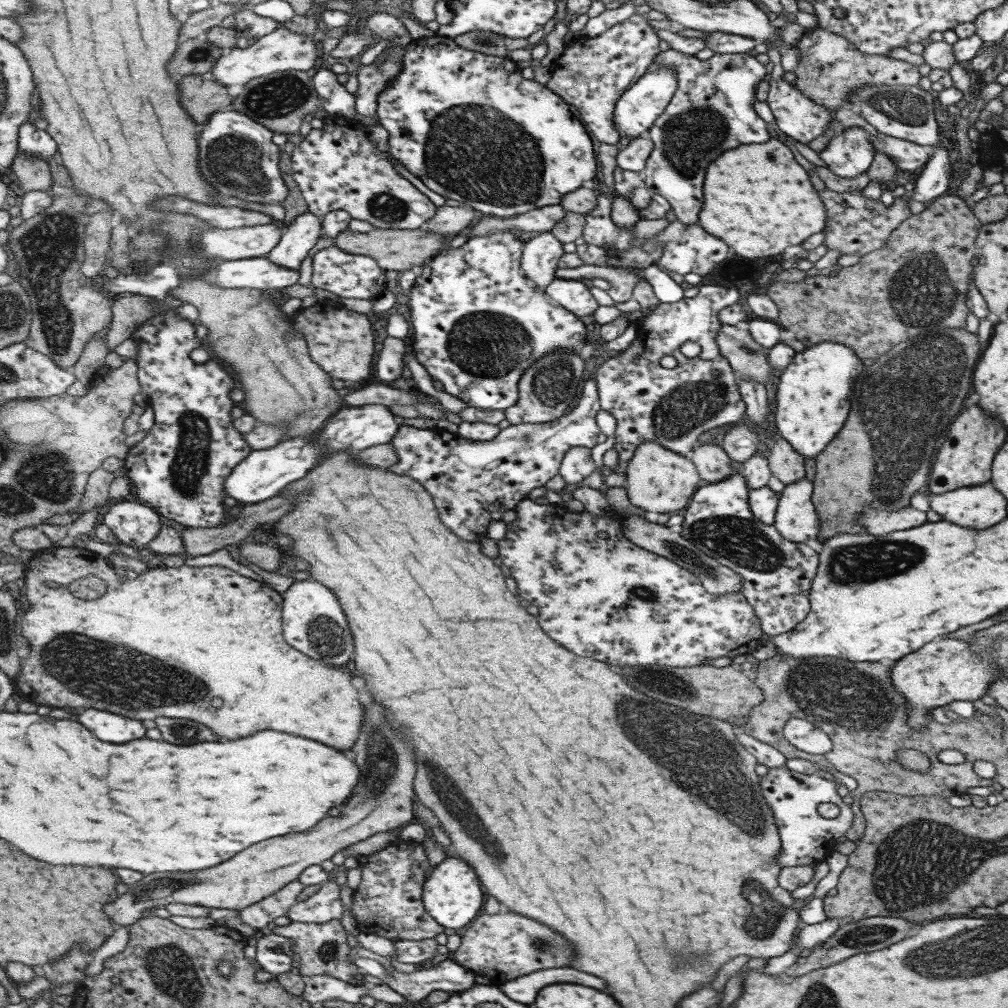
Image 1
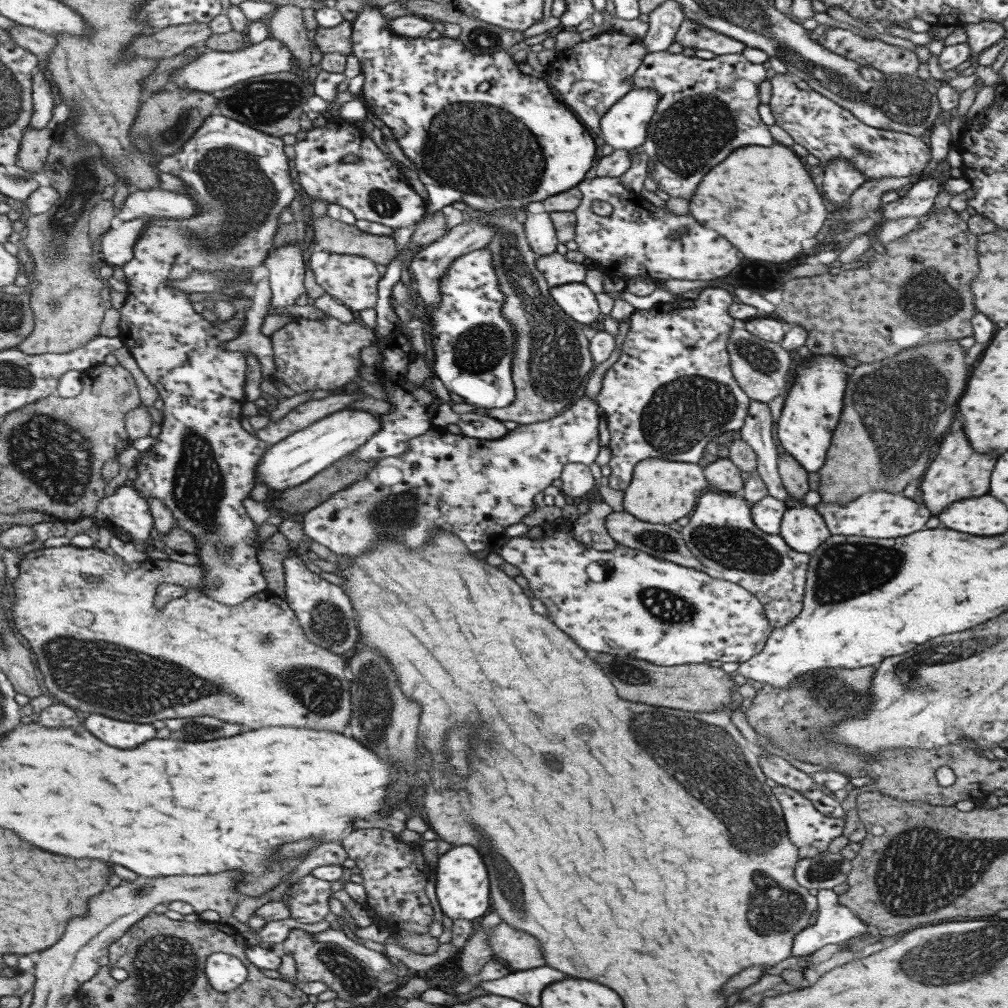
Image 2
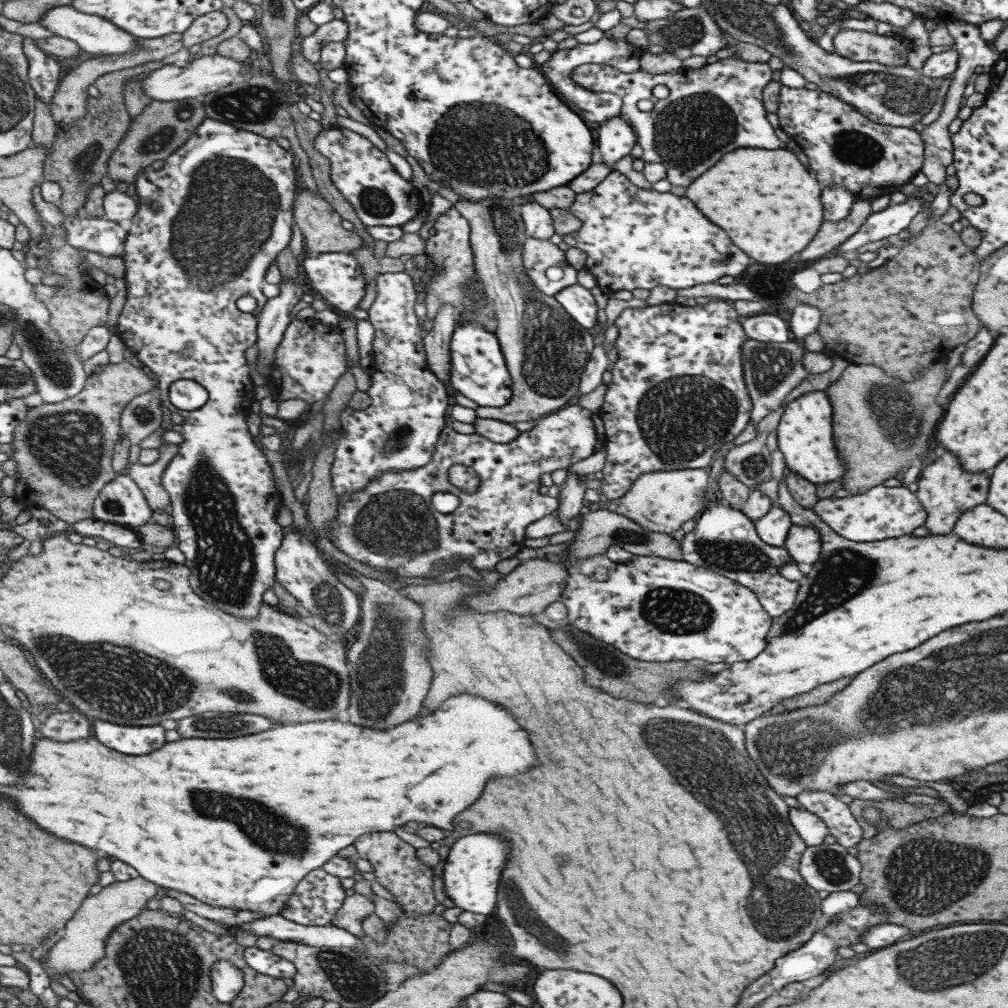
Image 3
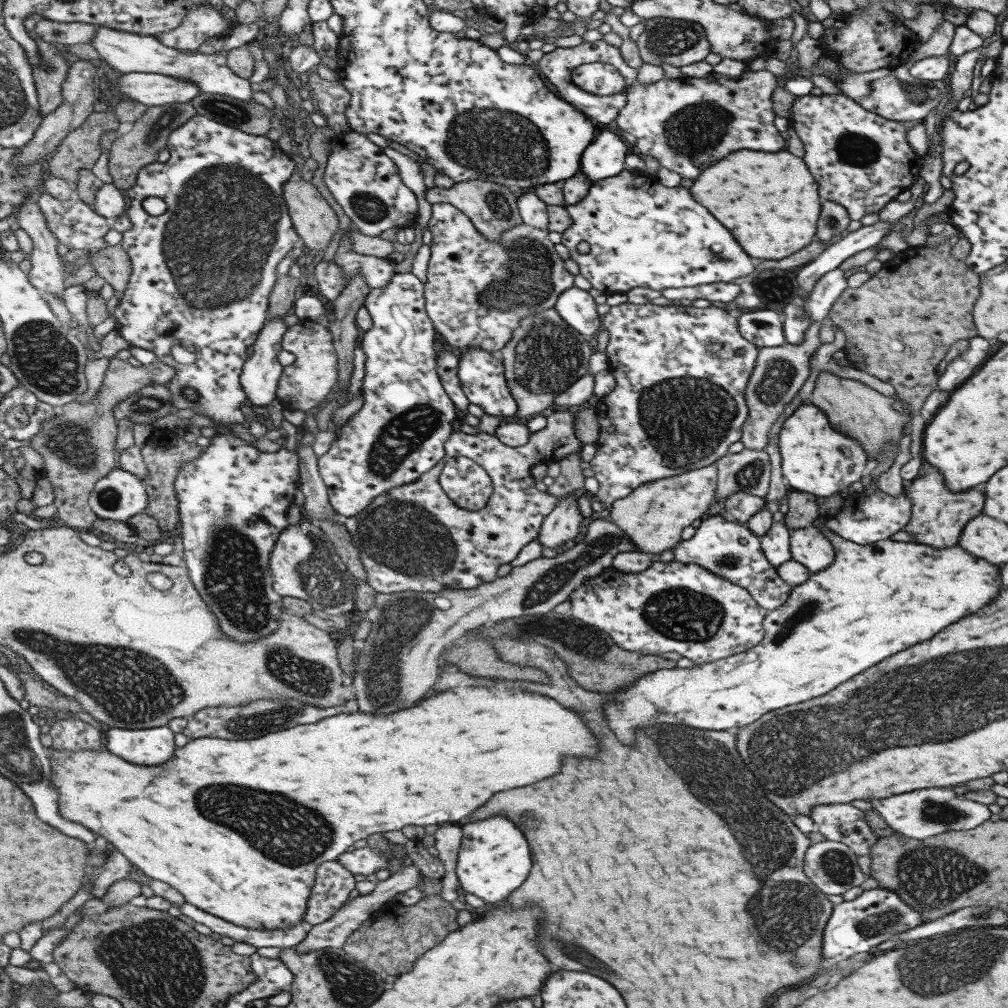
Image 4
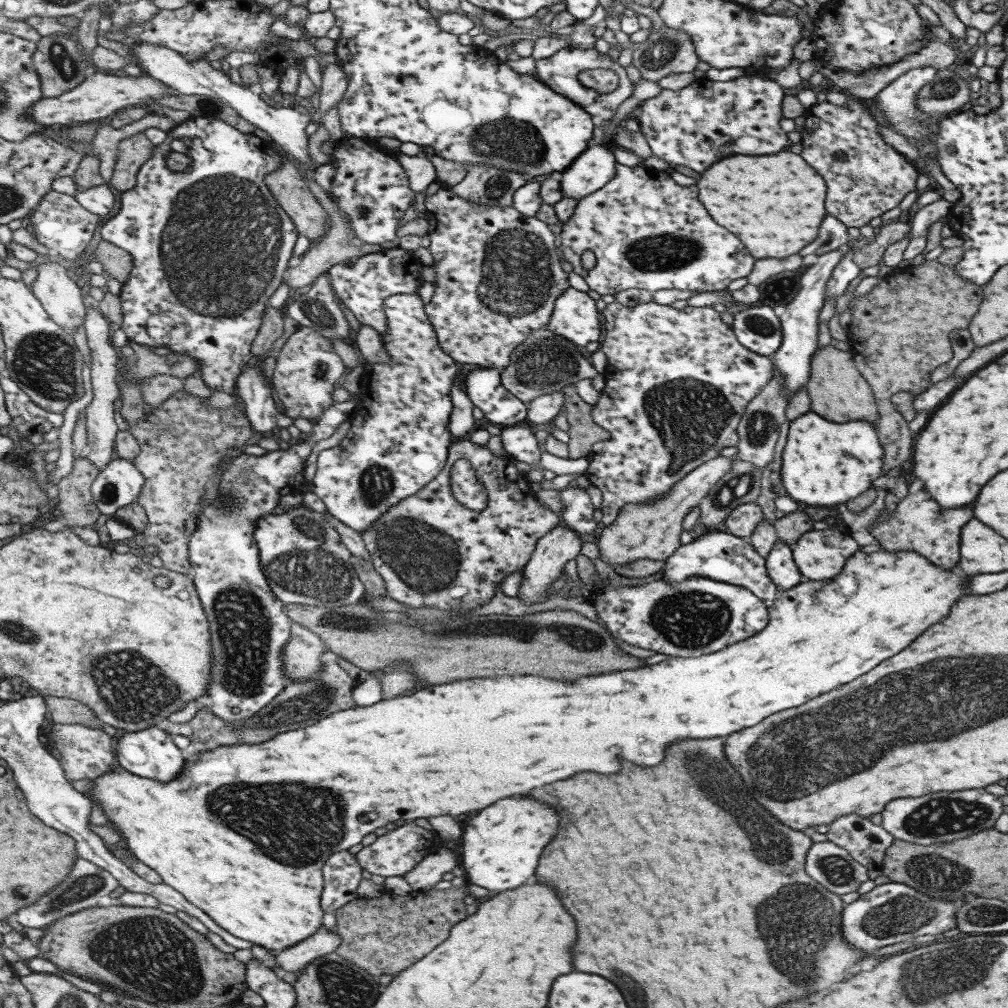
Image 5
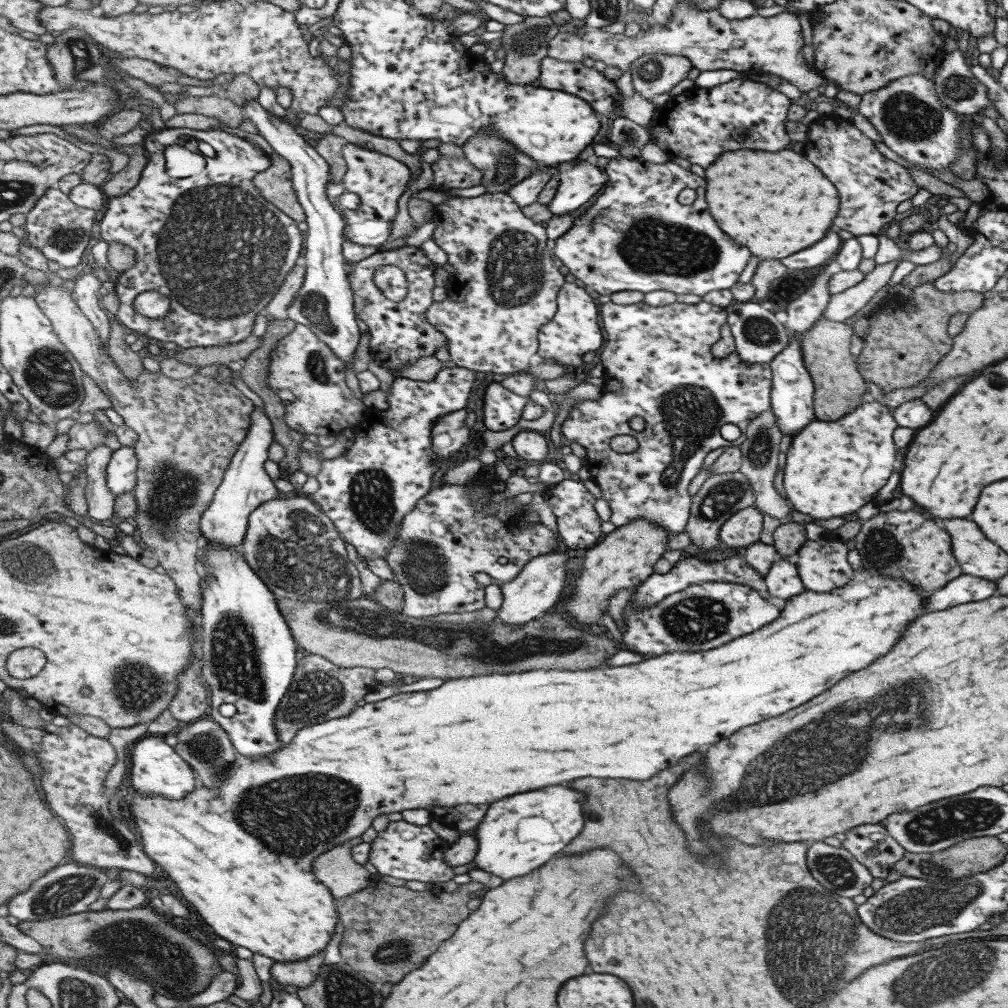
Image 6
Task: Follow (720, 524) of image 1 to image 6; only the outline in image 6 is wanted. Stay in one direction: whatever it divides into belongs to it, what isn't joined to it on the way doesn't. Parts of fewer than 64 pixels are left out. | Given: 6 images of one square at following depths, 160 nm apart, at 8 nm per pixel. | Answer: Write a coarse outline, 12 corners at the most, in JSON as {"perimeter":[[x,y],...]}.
{"perimeter":[[741,552],[715,561],[693,555],[651,573],[631,596],[648,607],[699,582],[738,585],[763,577]]}

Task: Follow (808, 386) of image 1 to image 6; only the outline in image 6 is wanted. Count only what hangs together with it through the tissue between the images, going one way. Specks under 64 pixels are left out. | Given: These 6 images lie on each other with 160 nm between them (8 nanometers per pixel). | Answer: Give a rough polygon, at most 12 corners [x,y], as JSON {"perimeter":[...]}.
{"perimeter":[[866,399],[791,437],[788,504],[846,520],[899,461],[889,408]]}

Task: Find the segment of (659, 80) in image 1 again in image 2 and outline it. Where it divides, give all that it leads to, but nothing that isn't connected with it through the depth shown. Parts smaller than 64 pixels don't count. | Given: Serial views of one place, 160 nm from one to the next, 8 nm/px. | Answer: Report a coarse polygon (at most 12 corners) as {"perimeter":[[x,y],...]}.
{"perimeter":[[629,89],[599,121],[604,144],[633,150],[645,142],[659,95]]}

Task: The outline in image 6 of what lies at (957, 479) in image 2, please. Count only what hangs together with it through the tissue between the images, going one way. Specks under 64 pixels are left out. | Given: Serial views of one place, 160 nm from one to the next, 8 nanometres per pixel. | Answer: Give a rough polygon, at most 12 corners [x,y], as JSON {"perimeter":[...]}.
{"perimeter":[[923,512],[861,521],[861,566],[935,590],[961,574]]}

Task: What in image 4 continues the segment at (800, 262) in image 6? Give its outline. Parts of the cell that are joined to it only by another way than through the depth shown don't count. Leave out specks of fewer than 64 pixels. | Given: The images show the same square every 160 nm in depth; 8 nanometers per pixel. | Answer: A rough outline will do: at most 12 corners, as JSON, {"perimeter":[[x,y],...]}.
{"perimeter":[[823,202],[817,220],[817,240],[828,246],[847,234],[846,208]]}

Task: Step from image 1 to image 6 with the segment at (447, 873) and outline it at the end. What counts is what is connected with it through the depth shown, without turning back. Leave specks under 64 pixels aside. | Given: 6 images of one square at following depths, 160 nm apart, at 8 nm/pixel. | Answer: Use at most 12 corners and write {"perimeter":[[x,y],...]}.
{"perimeter":[[547,786],[493,802],[473,865],[502,882],[583,826],[583,796]]}

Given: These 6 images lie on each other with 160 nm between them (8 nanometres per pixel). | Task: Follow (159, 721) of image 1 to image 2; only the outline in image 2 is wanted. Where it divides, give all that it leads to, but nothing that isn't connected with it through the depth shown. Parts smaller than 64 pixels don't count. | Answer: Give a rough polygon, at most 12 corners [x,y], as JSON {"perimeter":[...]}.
{"perimeter":[[212,716],[167,718],[169,738],[207,742],[235,736],[237,724]]}

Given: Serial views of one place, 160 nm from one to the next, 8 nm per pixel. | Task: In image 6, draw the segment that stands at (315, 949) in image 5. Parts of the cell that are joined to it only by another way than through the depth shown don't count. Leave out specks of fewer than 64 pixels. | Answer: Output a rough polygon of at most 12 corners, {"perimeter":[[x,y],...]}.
{"perimeter":[[324,951],[301,962],[274,962],[270,975],[305,988],[319,974]]}

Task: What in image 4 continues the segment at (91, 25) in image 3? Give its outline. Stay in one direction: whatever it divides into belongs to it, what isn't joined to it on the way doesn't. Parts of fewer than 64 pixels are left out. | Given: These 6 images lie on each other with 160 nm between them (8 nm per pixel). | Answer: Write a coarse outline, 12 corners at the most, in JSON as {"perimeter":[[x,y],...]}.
{"perimeter":[[237,24],[212,54],[99,26],[90,44],[125,74],[171,75],[200,92],[253,101],[226,53],[255,39]]}

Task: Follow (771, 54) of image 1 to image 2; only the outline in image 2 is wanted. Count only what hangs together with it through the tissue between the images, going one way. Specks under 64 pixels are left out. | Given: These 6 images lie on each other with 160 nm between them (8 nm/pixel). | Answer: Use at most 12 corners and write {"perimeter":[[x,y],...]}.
{"perimeter":[[770,78],[774,124],[867,179],[916,177],[930,147],[864,125],[822,94]]}

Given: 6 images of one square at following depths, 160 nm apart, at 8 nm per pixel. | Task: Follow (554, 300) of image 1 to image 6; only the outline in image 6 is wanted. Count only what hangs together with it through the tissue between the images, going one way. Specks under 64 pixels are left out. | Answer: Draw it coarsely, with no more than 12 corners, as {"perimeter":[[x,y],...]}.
{"perimeter":[[564,283],[535,360],[576,371],[603,344],[598,307]]}

